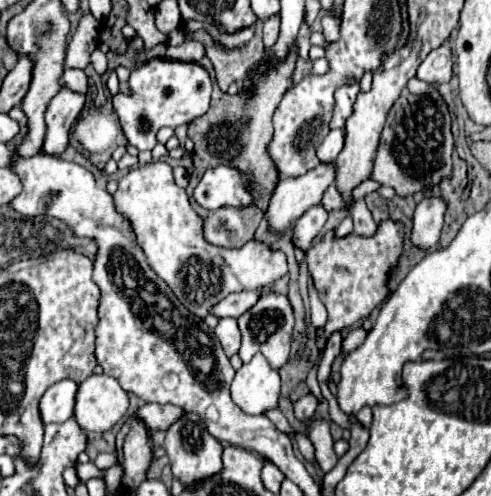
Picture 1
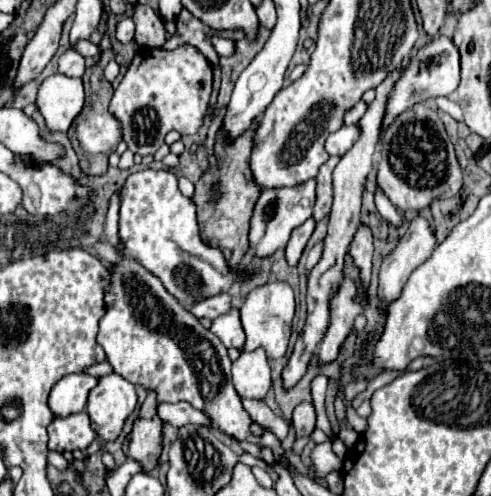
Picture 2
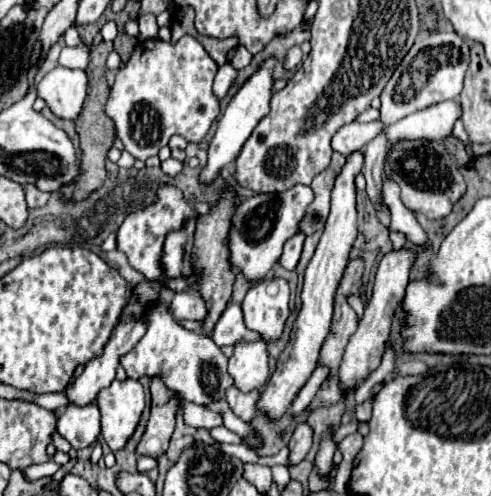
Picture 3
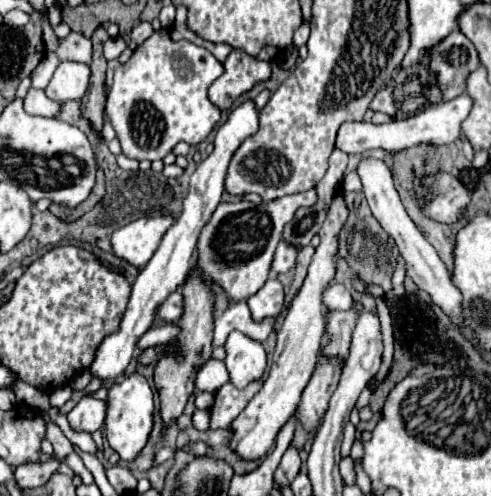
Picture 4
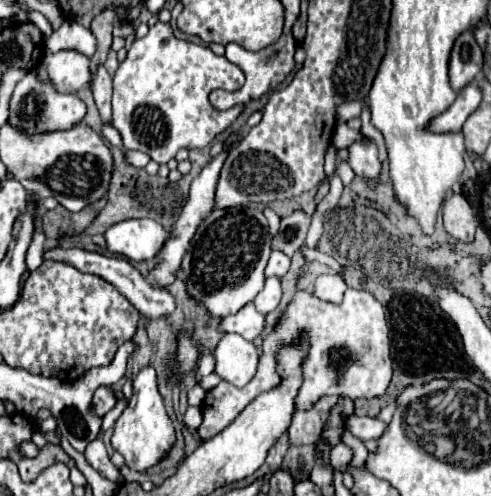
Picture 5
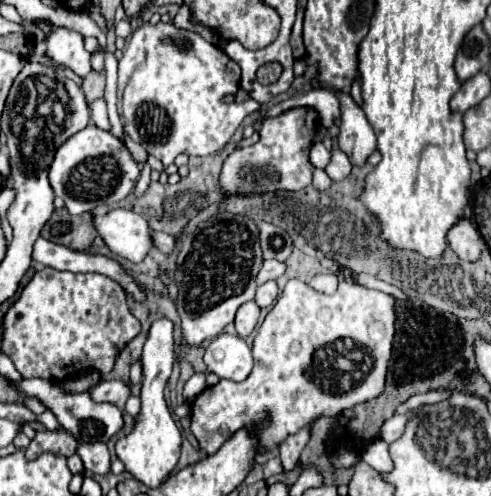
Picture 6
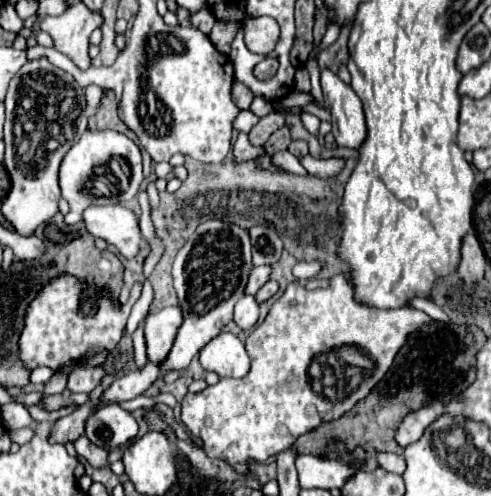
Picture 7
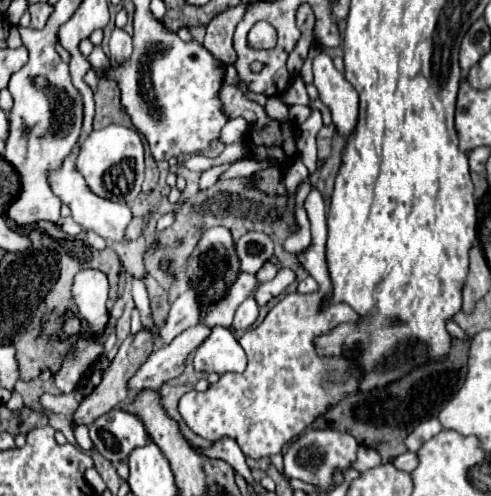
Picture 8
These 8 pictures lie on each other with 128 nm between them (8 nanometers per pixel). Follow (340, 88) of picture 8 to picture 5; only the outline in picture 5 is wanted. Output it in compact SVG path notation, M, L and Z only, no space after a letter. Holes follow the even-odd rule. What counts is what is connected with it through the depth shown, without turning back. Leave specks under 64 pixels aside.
M364 136L364 142L350 144L348 146L348 162L356 176L366 178L368 182L376 182L380 174L380 160L378 160L378 148L372 138Z

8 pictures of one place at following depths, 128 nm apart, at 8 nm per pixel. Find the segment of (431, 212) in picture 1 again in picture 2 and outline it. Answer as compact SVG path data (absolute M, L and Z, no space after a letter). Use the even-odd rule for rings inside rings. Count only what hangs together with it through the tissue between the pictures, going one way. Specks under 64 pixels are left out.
M418 216L410 222L406 234L396 248L384 258L378 276L378 308L388 310L392 300L398 300L408 276L420 266L434 250L436 238L426 218Z

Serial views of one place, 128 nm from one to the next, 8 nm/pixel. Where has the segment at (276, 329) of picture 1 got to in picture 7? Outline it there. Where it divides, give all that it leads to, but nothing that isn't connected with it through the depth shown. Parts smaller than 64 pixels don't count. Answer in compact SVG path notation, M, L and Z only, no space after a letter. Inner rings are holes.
M268 280L260 290L258 290L258 294L256 294L256 300L258 300L258 304L262 304L262 302L266 302L270 296L274 296L277 293L279 287L277 286L277 282L274 280Z

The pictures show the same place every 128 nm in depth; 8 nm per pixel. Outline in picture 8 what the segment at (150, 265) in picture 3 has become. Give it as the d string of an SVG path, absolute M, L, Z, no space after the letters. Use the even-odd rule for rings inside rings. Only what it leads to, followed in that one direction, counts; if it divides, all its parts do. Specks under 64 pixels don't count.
M80 140L76 144L76 148L70 152L70 156L62 162L62 166L50 174L50 188L52 192L62 200L62 204L66 204L72 210L72 218L84 228L84 230L94 230L98 236L106 238L106 240L114 240L114 242L124 242L124 230L128 226L128 222L132 220L130 208L126 204L120 202L112 202L112 200L104 200L100 196L96 196L86 180L80 176L80 172L76 170L76 156L78 156L78 148L80 148Z

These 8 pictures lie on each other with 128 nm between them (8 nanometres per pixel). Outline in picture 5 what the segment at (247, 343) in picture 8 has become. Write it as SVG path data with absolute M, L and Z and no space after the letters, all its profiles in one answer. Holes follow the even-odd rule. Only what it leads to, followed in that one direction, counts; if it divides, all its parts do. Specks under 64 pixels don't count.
M348 288L340 304L332 304L316 298L306 290L296 290L284 312L280 314L272 334L262 342L262 354L256 376L244 386L236 388L230 382L220 382L216 388L206 392L206 398L200 406L202 424L198 426L198 436L202 442L220 434L234 418L262 392L268 392L280 384L280 374L276 372L276 356L284 344L306 344L308 354L302 364L302 386L294 400L296 410L308 410L322 396L348 396L350 400L358 398L376 398L382 396L392 378L392 360L390 360L390 338L384 316L384 306L366 290Z

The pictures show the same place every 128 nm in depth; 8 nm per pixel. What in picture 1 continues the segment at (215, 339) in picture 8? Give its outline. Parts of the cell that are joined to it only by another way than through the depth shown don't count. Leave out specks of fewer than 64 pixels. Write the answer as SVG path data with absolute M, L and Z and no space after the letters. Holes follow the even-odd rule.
M256 354L248 364L242 364L236 370L232 382L232 400L246 414L264 414L270 408L278 406L280 398L280 376L264 356Z

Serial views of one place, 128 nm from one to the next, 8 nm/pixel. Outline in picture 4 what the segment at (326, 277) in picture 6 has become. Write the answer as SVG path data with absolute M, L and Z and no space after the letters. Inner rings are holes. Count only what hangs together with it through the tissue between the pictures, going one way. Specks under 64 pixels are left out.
M332 282L322 294L322 302L328 310L348 310L352 306L352 294L348 286Z

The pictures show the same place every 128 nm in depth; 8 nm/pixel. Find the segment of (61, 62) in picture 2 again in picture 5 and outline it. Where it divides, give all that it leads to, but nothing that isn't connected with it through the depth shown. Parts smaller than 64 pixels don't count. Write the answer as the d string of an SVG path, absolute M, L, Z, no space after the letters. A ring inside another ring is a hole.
M66 20L48 40L46 40L46 48L52 52L58 50L78 50L84 56L92 56L96 50L96 38L92 36L92 32L84 26L80 26L78 22Z

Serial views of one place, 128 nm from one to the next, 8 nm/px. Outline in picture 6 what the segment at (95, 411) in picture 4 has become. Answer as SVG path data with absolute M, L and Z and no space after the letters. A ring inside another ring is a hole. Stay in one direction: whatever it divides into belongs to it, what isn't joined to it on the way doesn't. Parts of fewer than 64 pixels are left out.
M102 380L98 386L90 390L90 396L96 402L110 402L116 404L120 410L124 410L126 400L130 398L130 384L122 380L110 380L110 382Z

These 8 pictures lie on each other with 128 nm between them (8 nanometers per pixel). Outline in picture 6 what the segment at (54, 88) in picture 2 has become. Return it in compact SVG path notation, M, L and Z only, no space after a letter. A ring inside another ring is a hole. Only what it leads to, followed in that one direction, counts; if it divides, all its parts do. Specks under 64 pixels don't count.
M56 26L48 40L48 54L60 62L70 66L78 76L86 76L90 72L90 52L84 48L84 36L76 30Z

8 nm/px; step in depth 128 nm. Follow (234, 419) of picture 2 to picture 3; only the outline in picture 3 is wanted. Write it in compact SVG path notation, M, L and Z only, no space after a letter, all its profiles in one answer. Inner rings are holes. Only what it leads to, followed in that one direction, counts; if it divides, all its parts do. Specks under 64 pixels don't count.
M158 302L148 310L148 332L132 352L120 358L120 364L126 368L126 374L130 378L160 376L166 386L174 390L182 400L202 406L212 400L224 398L226 388L234 384L234 380L226 372L228 358L220 352L214 340L206 334L182 328L170 314L168 306L164 306L164 302Z

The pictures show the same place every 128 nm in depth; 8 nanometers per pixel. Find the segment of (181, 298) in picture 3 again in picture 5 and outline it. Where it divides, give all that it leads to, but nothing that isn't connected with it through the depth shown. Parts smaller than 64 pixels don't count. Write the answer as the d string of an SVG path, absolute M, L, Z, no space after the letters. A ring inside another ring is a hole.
M56 246L56 248L48 248L44 250L44 258L46 260L56 260L56 262L64 262L64 264L72 264L76 270L80 272L86 272L86 274L96 274L104 280L108 280L112 286L118 288L118 292L122 296L126 296L132 306L146 318L160 318L160 316L168 316L172 310L174 310L174 296L164 290L164 288L158 288L158 286L152 286L128 260L122 260L122 258L114 258L114 256L104 256L104 254L98 254L98 252L88 252L88 250L82 250L82 248L62 248L62 246Z

